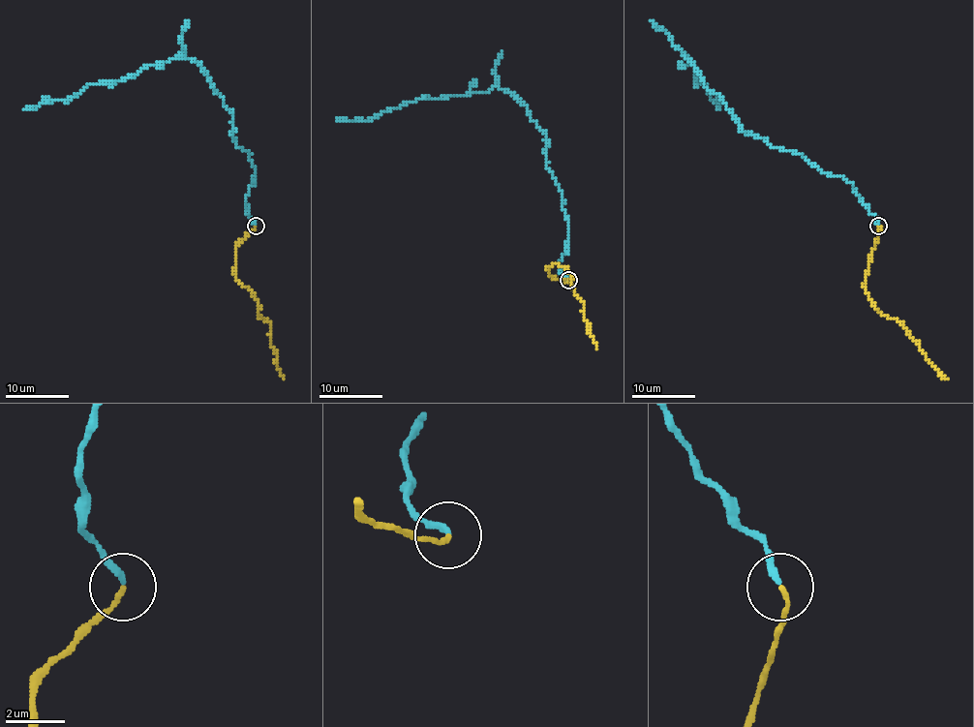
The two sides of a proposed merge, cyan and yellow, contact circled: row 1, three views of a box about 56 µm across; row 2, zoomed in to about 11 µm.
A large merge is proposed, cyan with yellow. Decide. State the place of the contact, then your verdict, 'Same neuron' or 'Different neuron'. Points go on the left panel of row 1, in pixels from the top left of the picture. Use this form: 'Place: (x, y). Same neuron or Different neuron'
Place: (256, 226). Same neuron

